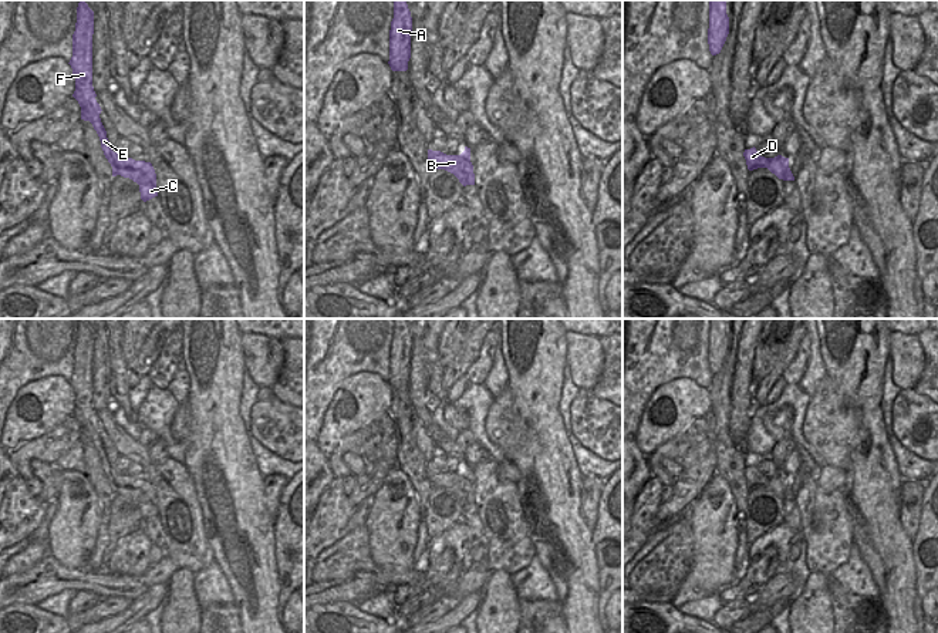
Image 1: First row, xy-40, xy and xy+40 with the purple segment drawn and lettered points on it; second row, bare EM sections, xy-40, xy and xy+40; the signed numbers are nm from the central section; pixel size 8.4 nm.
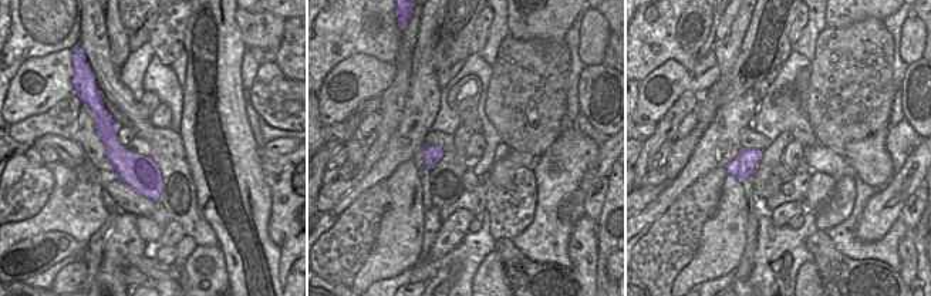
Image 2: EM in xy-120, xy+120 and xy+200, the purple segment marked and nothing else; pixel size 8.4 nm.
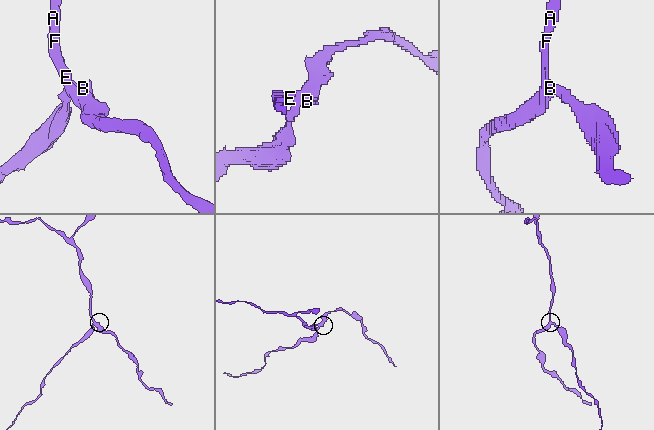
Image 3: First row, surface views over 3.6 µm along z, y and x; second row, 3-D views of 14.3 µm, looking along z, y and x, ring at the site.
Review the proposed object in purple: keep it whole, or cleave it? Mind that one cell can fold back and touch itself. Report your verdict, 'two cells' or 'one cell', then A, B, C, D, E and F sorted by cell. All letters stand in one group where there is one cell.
two cells | A B C E F / D

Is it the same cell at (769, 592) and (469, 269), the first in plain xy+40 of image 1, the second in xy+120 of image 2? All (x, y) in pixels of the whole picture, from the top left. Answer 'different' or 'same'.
different

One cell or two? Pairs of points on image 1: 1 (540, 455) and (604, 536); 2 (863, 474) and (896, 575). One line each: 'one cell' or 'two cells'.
1: two cells
2: one cell

